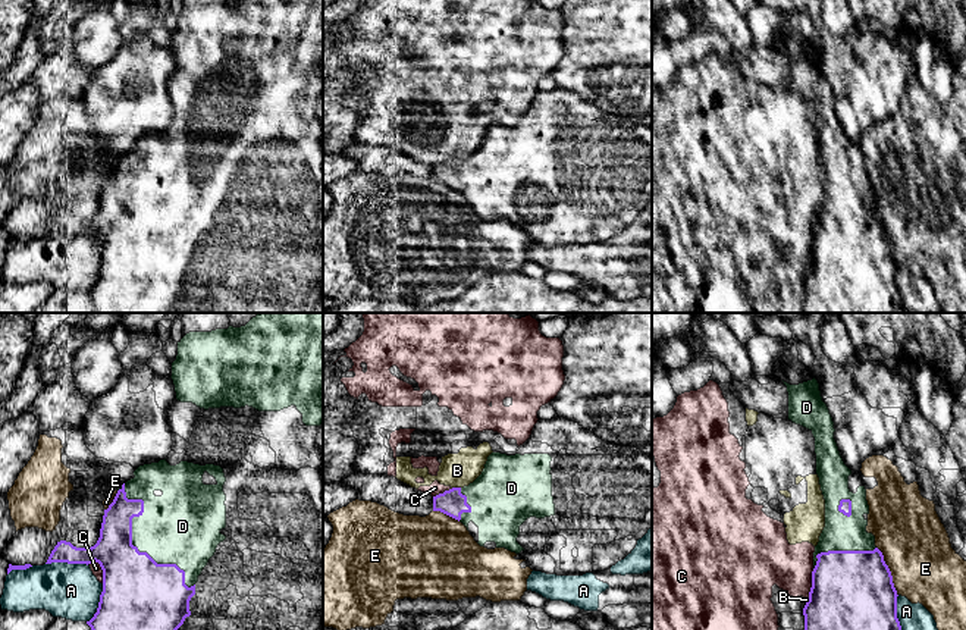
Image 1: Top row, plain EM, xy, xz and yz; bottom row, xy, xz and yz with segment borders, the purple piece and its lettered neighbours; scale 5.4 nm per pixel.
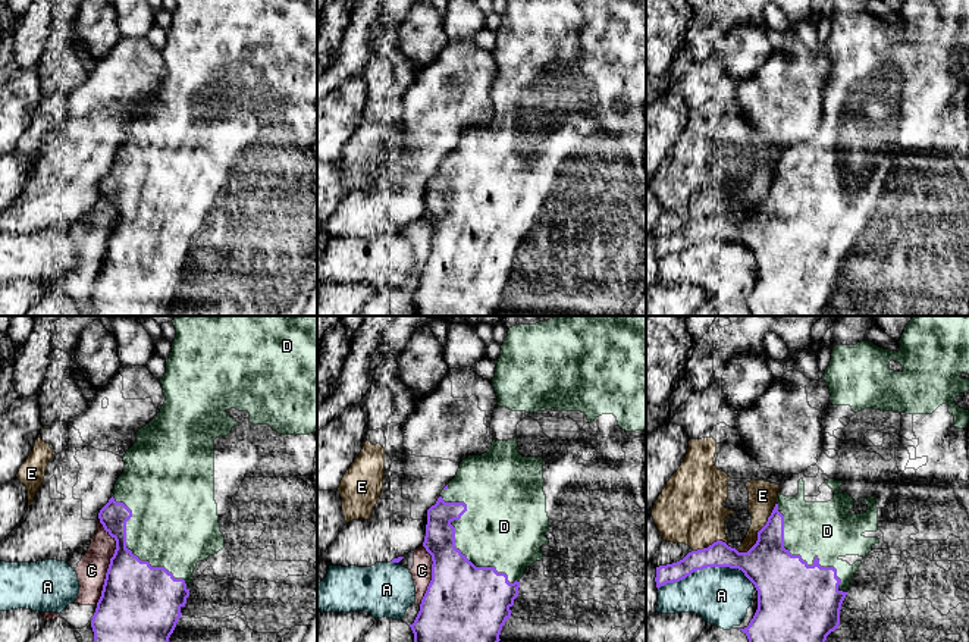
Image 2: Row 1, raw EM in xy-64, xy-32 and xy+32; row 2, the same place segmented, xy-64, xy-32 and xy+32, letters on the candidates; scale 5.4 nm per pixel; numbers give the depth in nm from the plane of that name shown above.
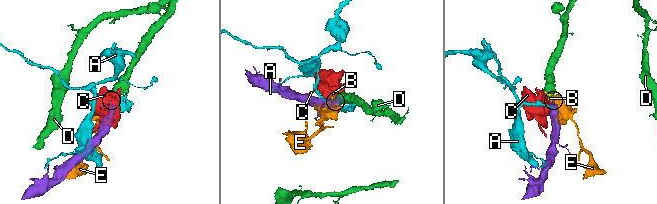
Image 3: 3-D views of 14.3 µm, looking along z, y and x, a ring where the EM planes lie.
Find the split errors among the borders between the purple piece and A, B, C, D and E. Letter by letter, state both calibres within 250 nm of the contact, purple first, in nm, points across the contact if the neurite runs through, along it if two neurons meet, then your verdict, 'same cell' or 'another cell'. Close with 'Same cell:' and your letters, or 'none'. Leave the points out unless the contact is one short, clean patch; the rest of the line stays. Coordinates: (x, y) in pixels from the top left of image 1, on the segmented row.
A: 190 nm thick on the purple side, 300 nm on the other; another cell
B: 150 nm thick on the purple side, 190 nm on the other; another cell
C: 440 nm thick on the purple side, 260 nm on the other; another cell
D: 360 nm thick on the purple side, 380 nm on the other; same cell
E: 440 nm thick on the purple side, 380 nm on the other; another cell
Same cell: D

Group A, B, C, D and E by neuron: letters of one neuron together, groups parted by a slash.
A / B C / D / E

